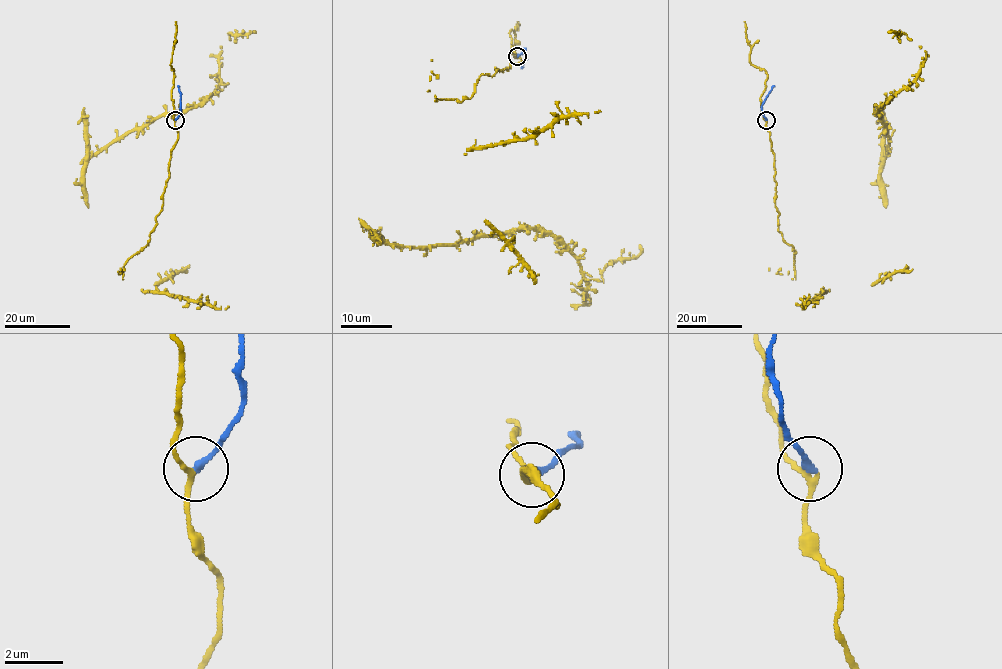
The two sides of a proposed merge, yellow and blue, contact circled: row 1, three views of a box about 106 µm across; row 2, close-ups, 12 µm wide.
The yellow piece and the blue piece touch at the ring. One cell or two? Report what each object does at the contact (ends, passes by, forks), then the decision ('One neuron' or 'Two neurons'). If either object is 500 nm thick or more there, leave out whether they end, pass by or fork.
At the ring yellow passes by. At the ring blue ends. One neuron

